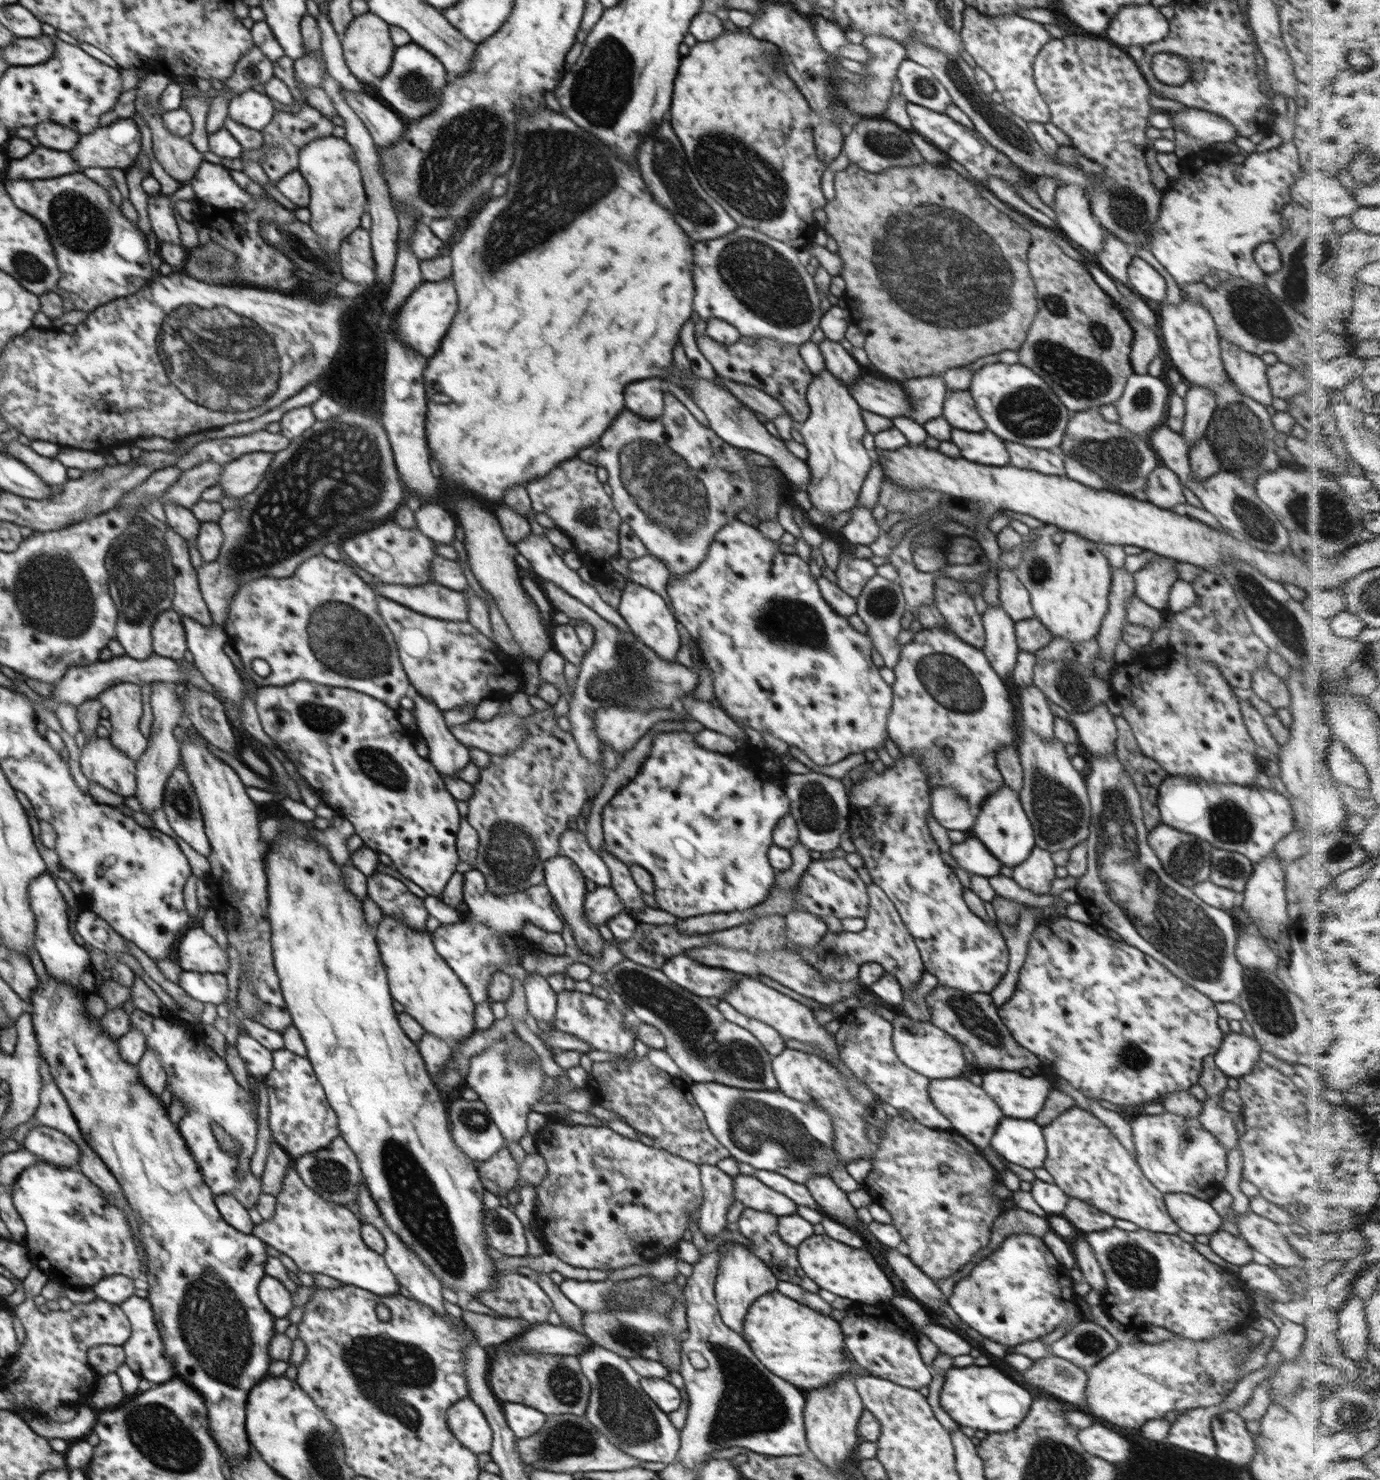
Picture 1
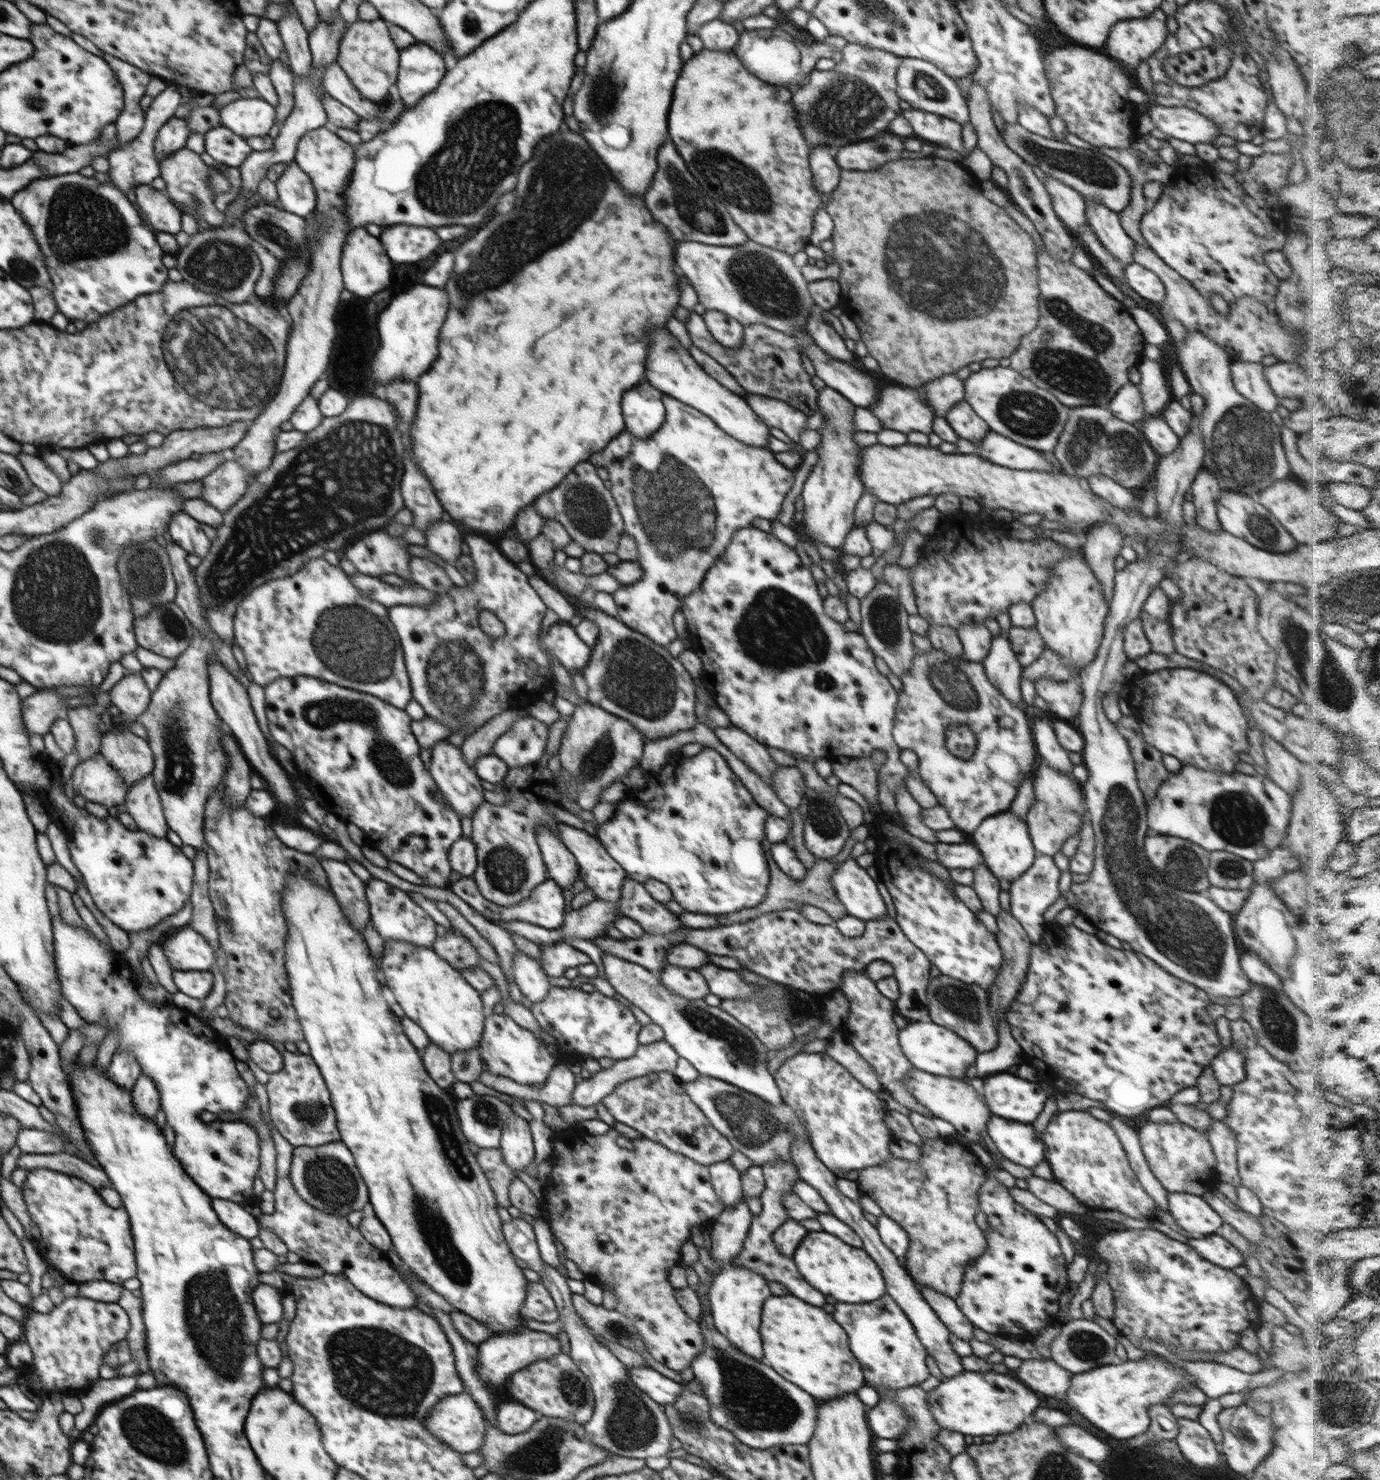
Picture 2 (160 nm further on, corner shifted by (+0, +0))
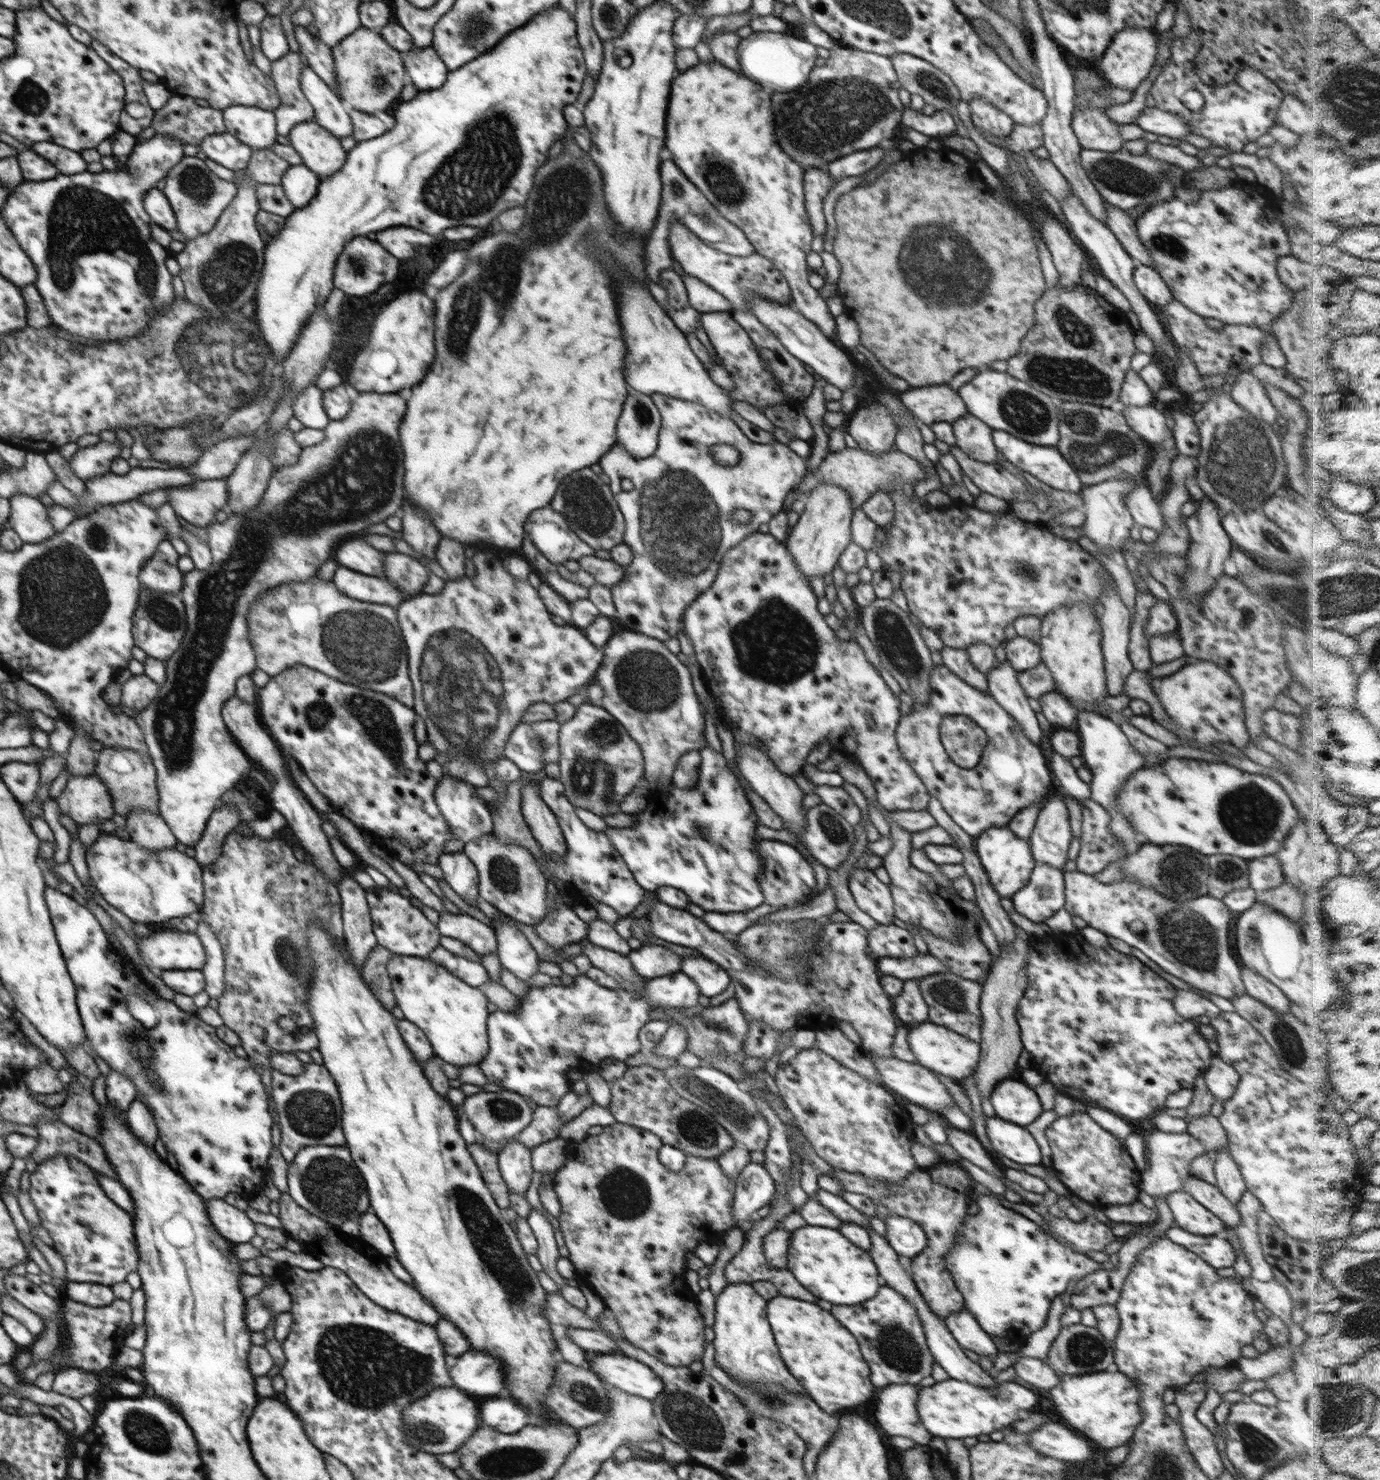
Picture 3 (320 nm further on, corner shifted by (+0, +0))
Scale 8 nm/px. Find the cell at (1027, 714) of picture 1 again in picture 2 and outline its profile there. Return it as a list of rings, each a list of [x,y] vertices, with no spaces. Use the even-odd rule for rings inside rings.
[[[1034,717],[1030,720],[1034,724],[1031,732],[1038,756],[1054,770],[1059,770],[1062,774],[1071,774],[1073,764],[1069,757],[1069,751],[1060,746],[1053,731],[1053,722],[1046,717]]]

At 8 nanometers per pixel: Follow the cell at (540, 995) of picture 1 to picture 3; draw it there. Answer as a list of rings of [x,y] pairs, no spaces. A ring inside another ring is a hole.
[[[506,915],[506,918],[495,918],[493,921],[491,928],[496,933],[501,966],[527,984],[527,980],[539,972],[539,956],[526,935],[516,928],[512,918]]]

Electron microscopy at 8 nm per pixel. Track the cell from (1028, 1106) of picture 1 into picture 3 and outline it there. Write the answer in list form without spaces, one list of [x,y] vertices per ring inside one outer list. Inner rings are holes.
[[[1004,1079],[989,1096],[995,1116],[1027,1127],[1044,1111],[1034,1089],[1021,1079]]]

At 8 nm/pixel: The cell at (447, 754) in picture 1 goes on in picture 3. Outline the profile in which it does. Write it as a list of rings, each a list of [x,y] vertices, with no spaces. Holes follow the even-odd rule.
[[[443,773],[441,781],[435,788],[435,801],[448,825],[453,832],[453,838],[467,843],[477,838],[482,838],[485,834],[493,832],[493,816],[491,811],[478,794],[480,788],[472,786],[465,780],[452,778],[450,774]]]

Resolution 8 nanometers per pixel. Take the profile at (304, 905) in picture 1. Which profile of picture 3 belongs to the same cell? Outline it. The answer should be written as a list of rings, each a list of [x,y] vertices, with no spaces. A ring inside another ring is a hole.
[[[316,923],[308,925],[307,941],[310,958],[312,958],[313,977],[309,984],[308,1008],[312,1022],[314,1022],[314,1033],[319,1038],[319,1047],[317,1048],[323,1056],[323,1065],[328,1069],[331,1077],[336,1081],[340,1098],[342,1101],[342,1130],[346,1137],[346,1146],[350,1149],[351,1158],[356,1168],[364,1177],[367,1191],[369,1194],[369,1203],[372,1211],[388,1229],[390,1238],[395,1246],[395,1256],[400,1264],[410,1273],[413,1280],[413,1287],[425,1298],[427,1302],[441,1314],[441,1318],[449,1320],[454,1326],[457,1326],[469,1342],[471,1350],[483,1350],[502,1363],[504,1373],[506,1373],[505,1394],[507,1398],[516,1402],[530,1417],[530,1425],[542,1425],[545,1422],[551,1422],[556,1416],[550,1416],[542,1399],[546,1397],[550,1383],[554,1381],[554,1367],[560,1362],[557,1350],[557,1340],[554,1339],[550,1330],[551,1322],[545,1317],[545,1304],[547,1301],[547,1292],[538,1281],[538,1273],[532,1269],[528,1263],[527,1254],[514,1232],[510,1221],[493,1199],[486,1182],[482,1178],[478,1166],[467,1149],[467,1143],[462,1139],[458,1131],[459,1118],[455,1111],[455,1106],[447,1097],[440,1096],[433,1088],[426,1075],[424,1074],[422,1064],[414,1058],[412,1051],[406,1046],[402,1035],[398,1031],[398,1020],[394,1018],[390,1010],[386,1010],[384,1005],[375,997],[375,994],[368,988],[366,982],[361,977],[361,971],[354,967],[350,953],[344,947],[338,949],[336,942],[333,942],[331,934],[328,931],[320,929]]]

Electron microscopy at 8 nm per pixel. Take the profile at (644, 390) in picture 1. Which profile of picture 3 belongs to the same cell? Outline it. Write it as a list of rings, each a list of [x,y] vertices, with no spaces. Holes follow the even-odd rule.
[[[628,390],[622,416],[618,418],[616,438],[634,458],[648,458],[659,444],[662,418],[651,395]]]

